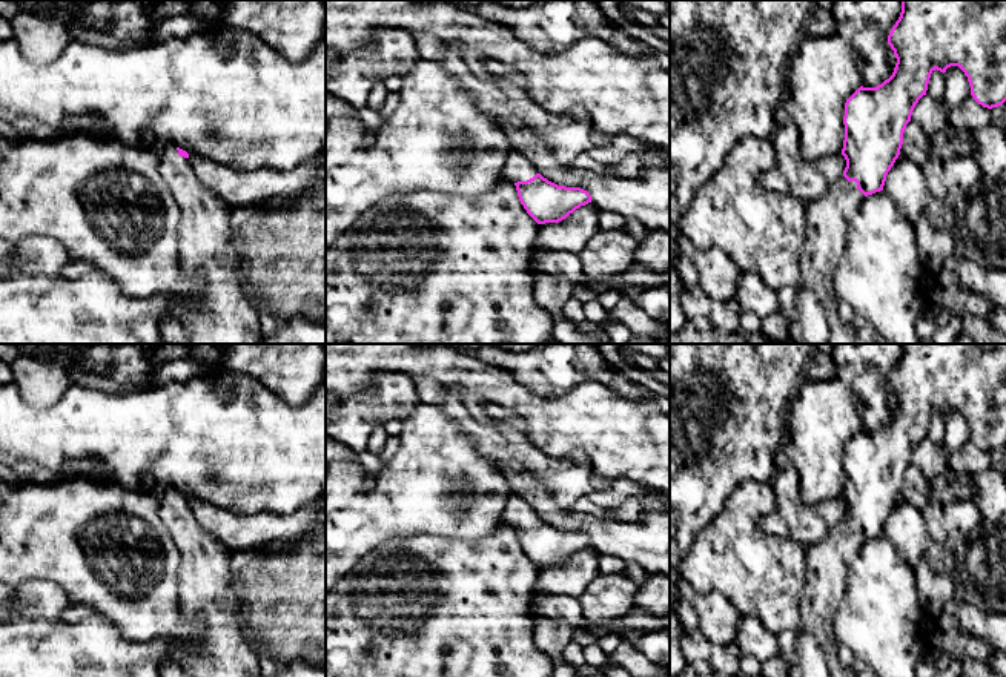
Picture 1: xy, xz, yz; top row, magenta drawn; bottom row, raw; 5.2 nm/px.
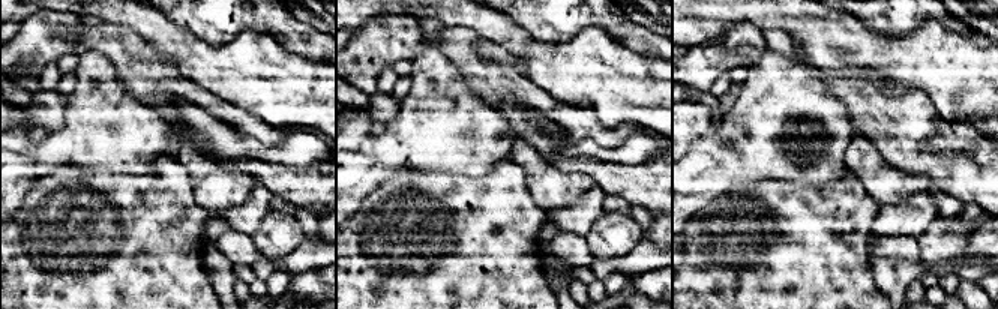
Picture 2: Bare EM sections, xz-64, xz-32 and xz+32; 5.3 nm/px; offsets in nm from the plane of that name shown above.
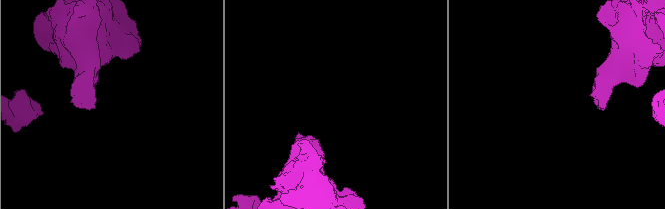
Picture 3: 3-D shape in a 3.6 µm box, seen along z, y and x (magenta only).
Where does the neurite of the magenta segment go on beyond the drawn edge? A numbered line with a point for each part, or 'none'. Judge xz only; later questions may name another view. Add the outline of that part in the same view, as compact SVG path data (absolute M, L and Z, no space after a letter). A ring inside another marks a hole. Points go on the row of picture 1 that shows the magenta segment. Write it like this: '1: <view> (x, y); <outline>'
1: xz (518, 168); M516 150L510 152L502 169L502 178L508 180L513 184L518 181L527 181L536 173L539 172L531 160Z

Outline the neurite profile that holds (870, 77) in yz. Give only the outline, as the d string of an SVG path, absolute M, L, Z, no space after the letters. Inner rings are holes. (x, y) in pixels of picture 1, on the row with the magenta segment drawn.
M832 0L837 34L865 61L862 86L875 88L888 80L897 58L888 35L900 17L902 0Z

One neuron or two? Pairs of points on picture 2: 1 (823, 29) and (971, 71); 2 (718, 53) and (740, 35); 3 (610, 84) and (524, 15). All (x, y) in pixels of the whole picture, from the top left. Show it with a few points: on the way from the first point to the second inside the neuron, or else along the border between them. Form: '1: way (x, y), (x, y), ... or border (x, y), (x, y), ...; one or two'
1: way (860, 53), (887, 57), (934, 59); one
2: way (724, 51), (734, 41); one
3: border (590, 27), (559, 42), (538, 41), (526, 30); two

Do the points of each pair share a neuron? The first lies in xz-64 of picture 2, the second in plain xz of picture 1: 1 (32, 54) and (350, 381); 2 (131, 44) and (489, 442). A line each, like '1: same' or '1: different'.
1: different
2: same

